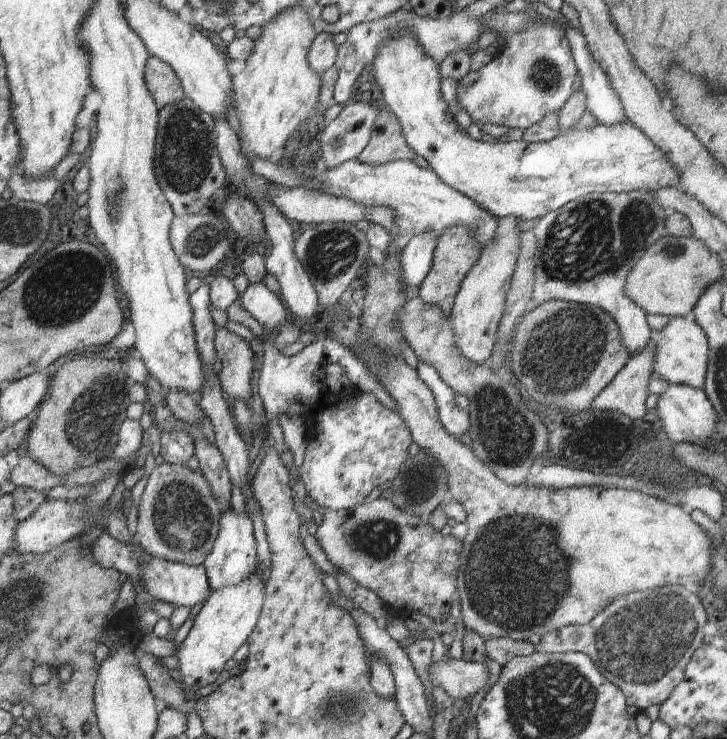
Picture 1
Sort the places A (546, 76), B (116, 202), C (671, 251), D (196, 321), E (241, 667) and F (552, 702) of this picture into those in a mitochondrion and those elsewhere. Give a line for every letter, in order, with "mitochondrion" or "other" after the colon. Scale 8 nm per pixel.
A: mitochondrion
B: mitochondrion
C: mitochondrion
D: other
E: other
F: mitochondrion

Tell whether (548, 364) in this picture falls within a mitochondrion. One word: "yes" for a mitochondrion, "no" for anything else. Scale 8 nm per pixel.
yes

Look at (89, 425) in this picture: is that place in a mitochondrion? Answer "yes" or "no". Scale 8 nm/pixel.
yes

